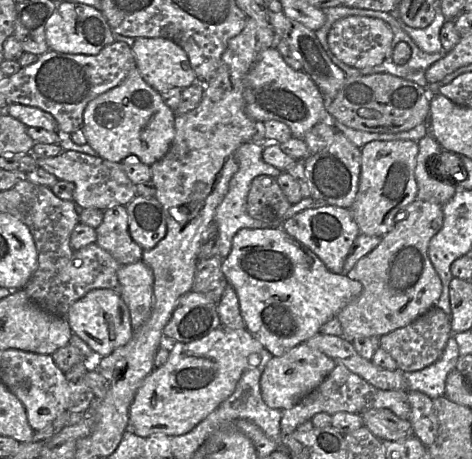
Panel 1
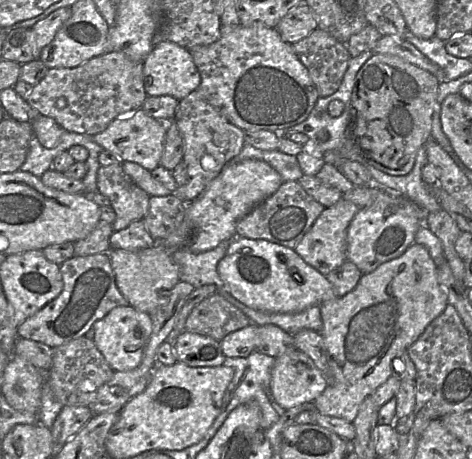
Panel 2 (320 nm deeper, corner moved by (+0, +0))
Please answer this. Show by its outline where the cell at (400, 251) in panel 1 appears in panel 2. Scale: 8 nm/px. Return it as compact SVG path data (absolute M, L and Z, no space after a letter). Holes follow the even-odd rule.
M413 243L400 257L362 275L357 286L346 295L319 305L321 335L328 356L328 386L313 401L315 411L353 423L362 402L393 375L392 360L422 335L447 304L447 296L438 281L436 264L423 245Z

